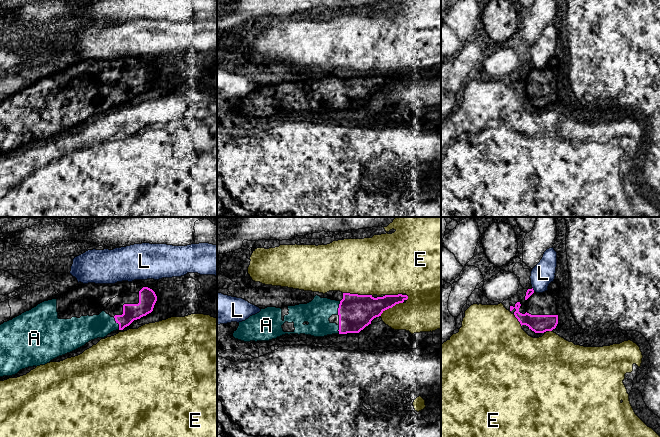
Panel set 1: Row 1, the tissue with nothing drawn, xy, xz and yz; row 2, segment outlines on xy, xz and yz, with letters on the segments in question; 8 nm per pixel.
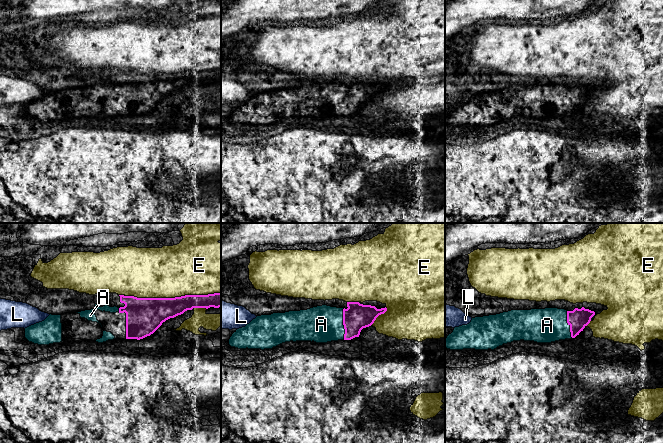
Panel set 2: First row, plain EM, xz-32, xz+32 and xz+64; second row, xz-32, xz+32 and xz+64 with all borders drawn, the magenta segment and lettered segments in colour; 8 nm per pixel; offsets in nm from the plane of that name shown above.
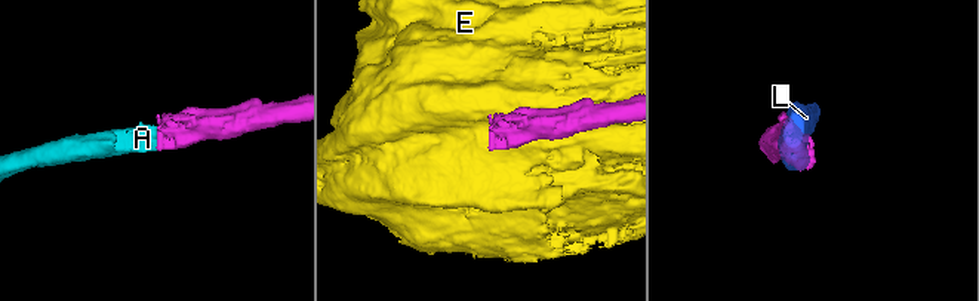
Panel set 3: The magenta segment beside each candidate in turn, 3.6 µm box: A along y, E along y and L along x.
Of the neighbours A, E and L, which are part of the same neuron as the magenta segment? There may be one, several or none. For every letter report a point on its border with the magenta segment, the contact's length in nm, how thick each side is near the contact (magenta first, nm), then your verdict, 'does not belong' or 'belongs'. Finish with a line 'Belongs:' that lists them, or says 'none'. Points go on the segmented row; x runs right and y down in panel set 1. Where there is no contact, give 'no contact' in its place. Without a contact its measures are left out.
A: xy (117, 322) | 120 nm | 140/200 nm | belongs
E: xz (357, 294) | 240 nm | 280/460 nm | does not belong
L: yz (532, 289) | 40 nm | 50/180 nm | does not belong
Belongs: A

